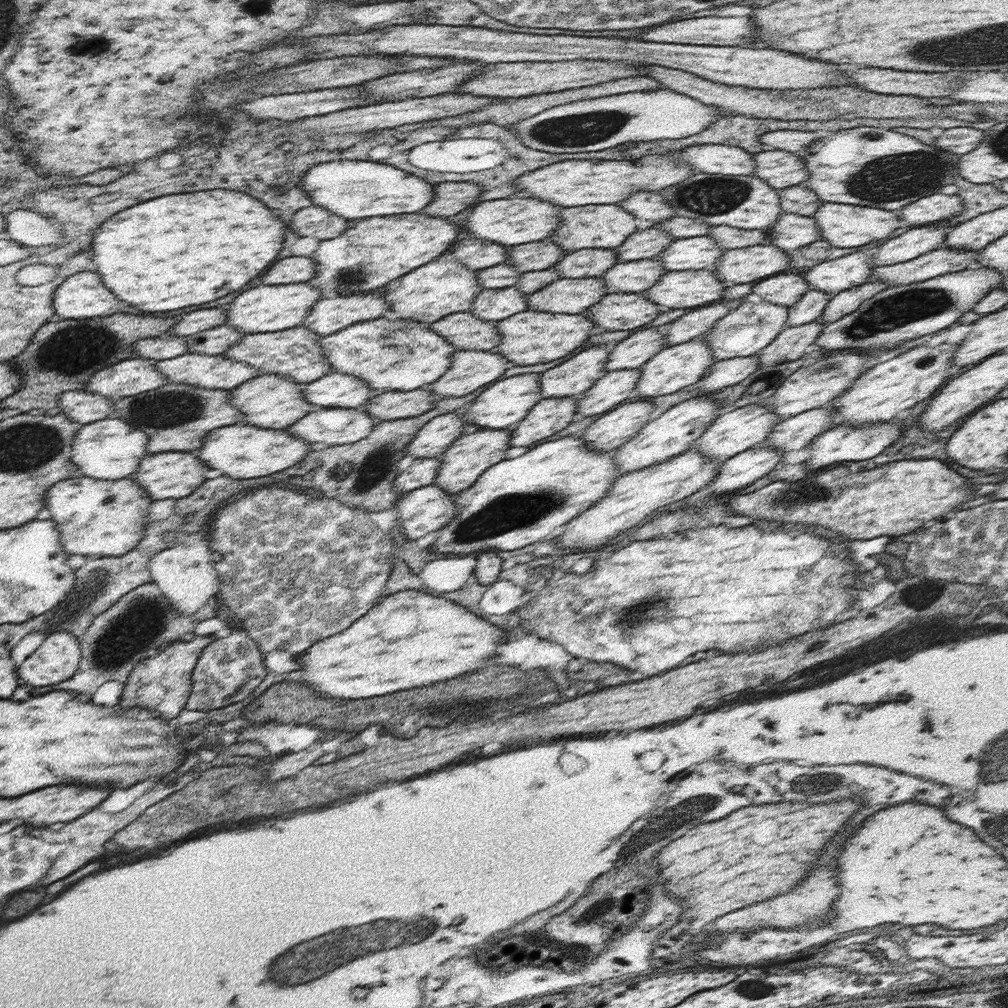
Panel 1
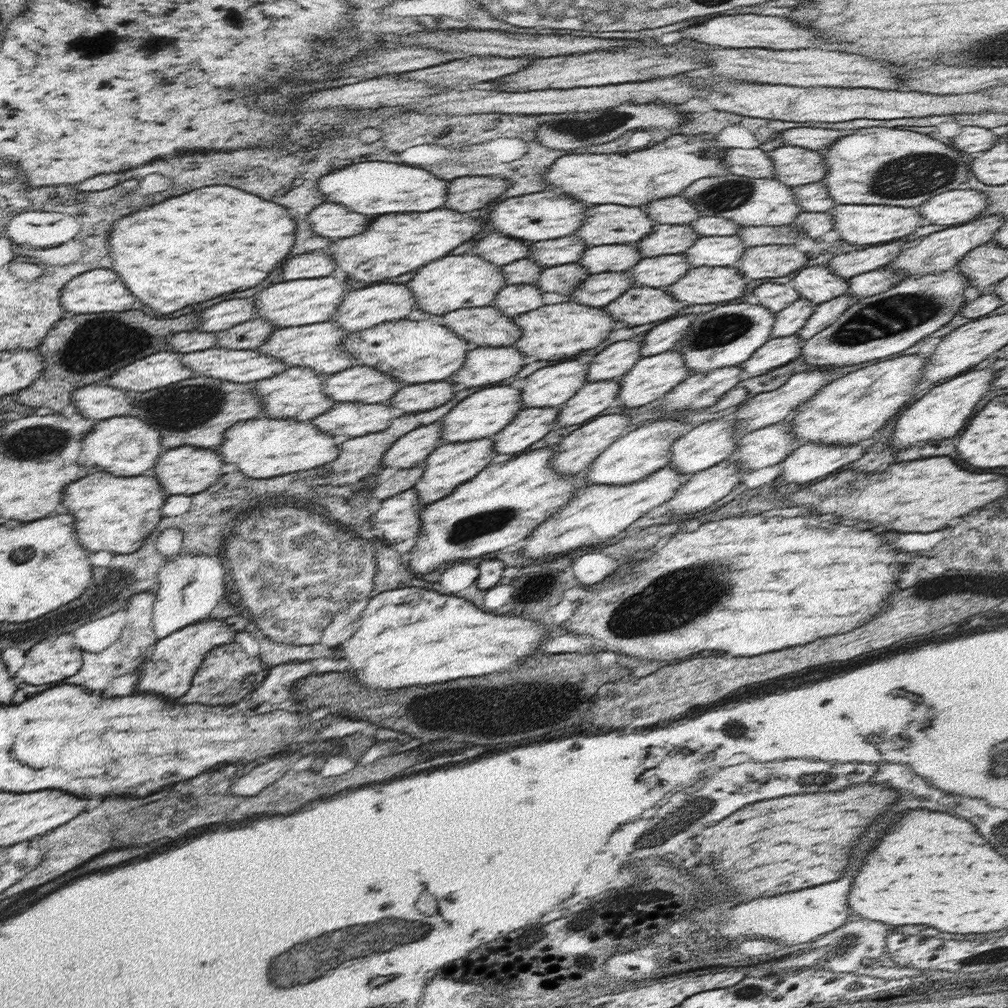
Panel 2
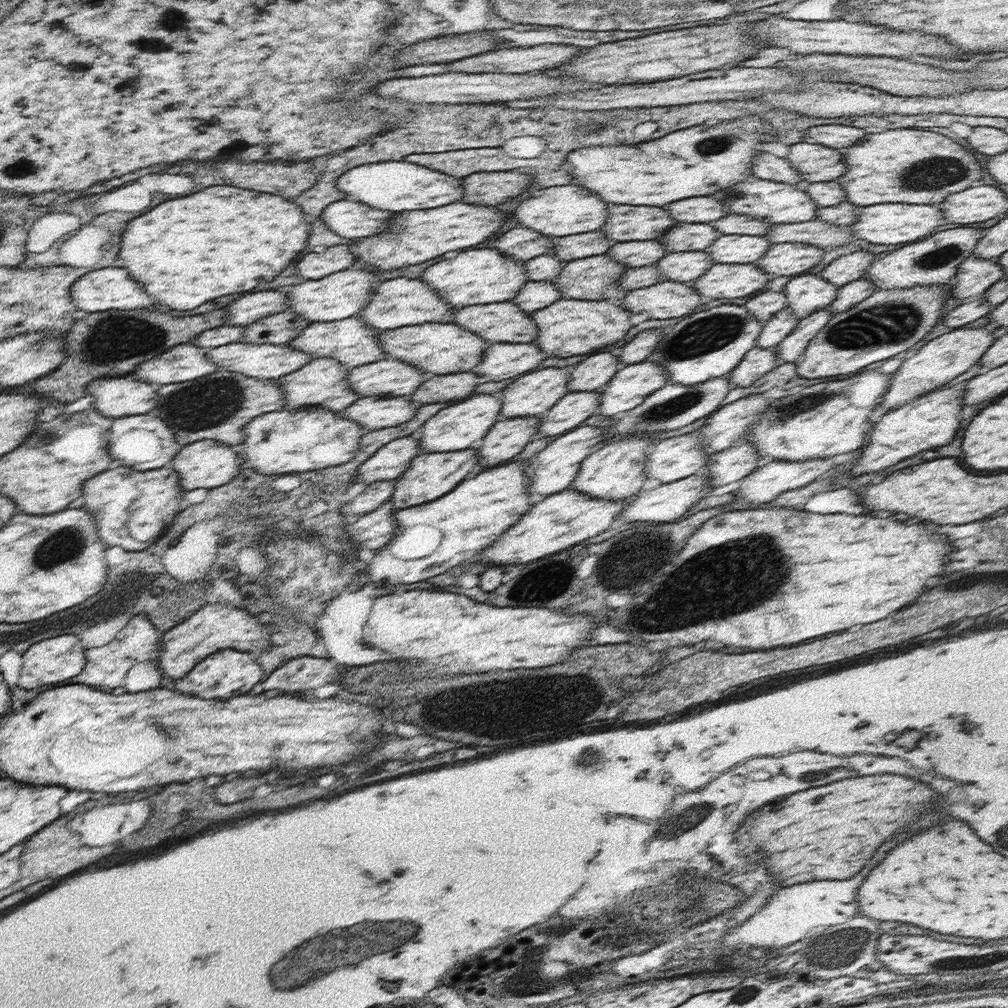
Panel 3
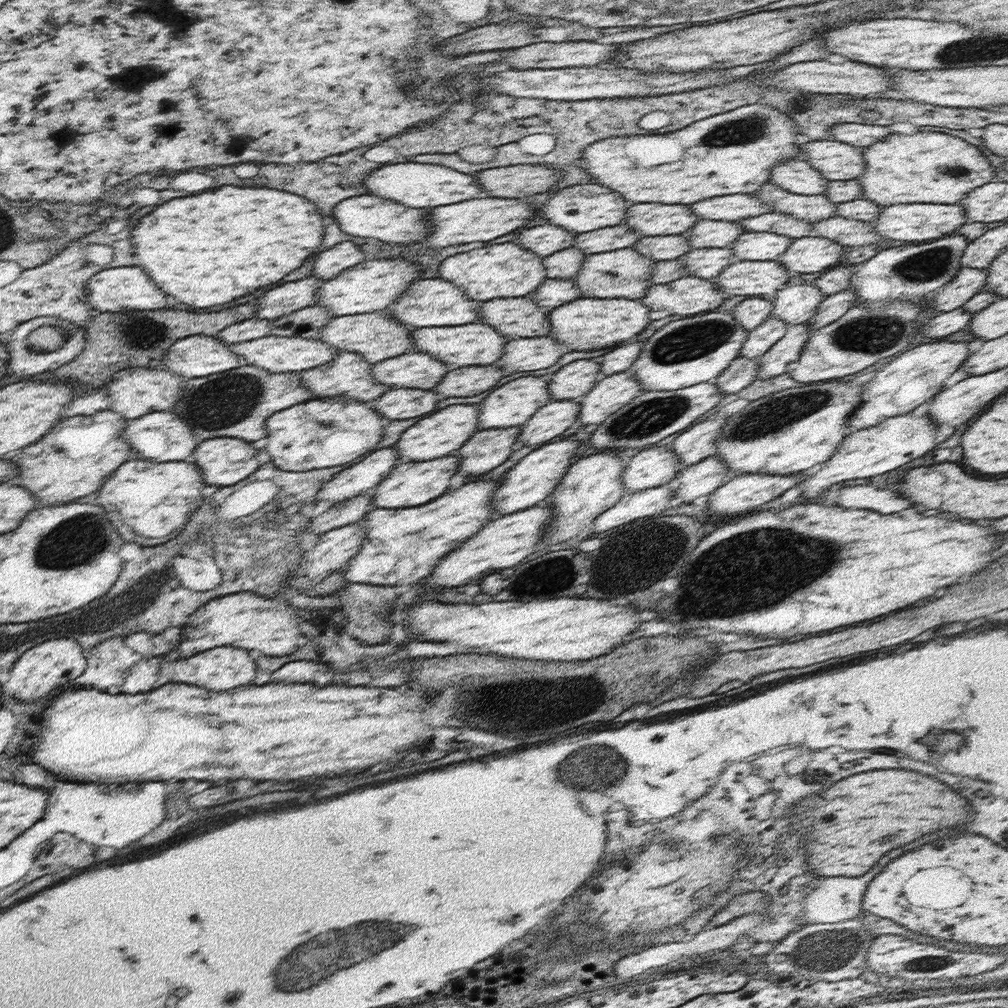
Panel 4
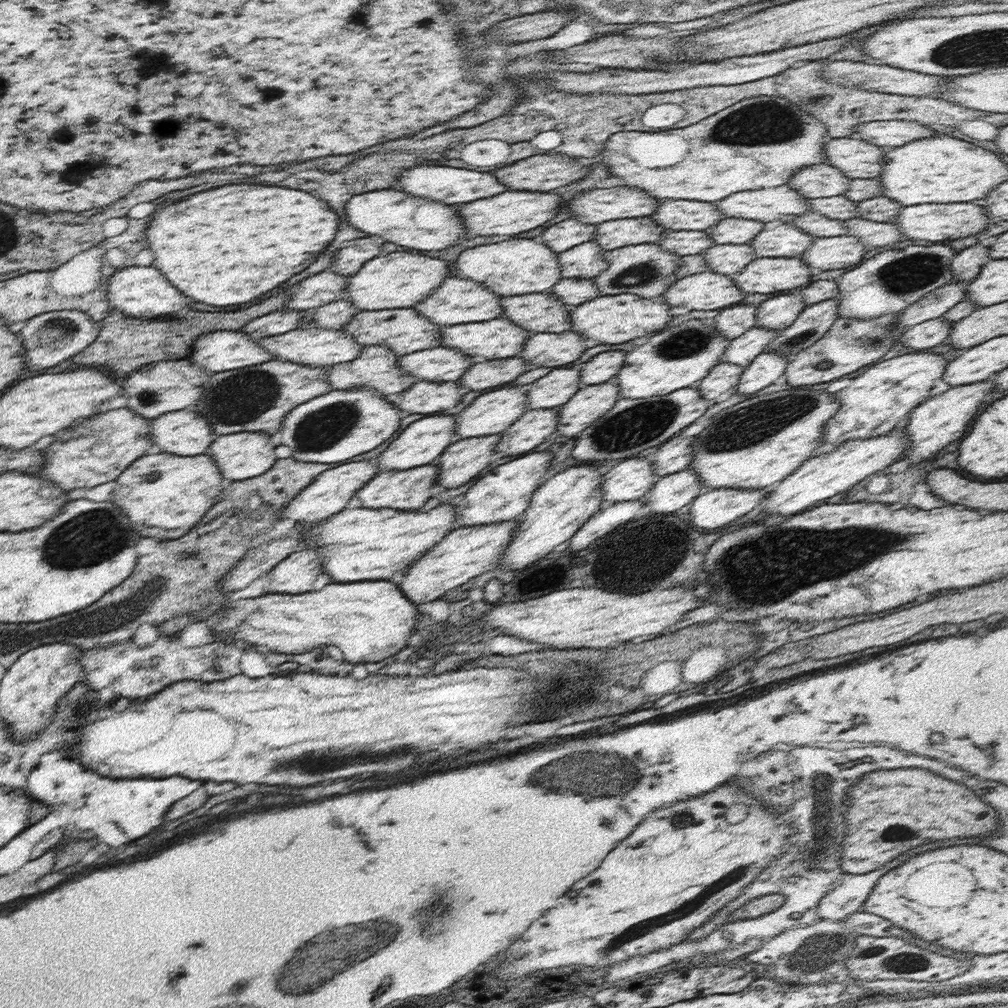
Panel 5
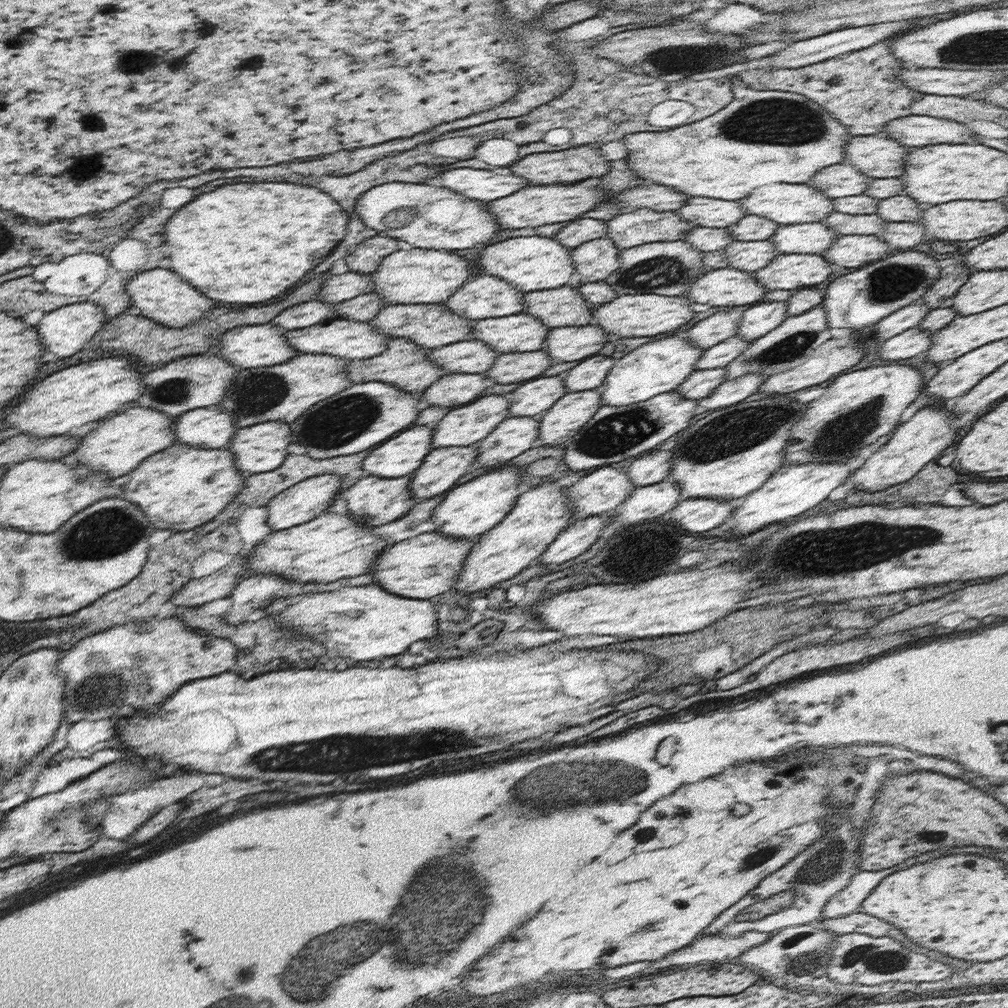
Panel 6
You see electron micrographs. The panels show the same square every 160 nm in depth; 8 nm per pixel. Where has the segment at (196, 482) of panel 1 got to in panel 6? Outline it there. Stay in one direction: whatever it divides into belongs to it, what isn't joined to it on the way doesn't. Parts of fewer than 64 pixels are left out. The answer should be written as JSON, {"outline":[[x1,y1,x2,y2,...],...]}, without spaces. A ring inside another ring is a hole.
{"outline":[[271,420,235,430,232,442,227,446,235,456,235,465,244,477,278,468,288,454,286,448,293,442,292,429,283,420]]}

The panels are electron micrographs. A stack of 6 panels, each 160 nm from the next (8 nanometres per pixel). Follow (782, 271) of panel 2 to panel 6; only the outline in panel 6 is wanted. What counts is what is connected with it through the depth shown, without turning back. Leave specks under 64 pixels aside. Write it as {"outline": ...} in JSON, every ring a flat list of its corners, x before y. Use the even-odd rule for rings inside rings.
{"outline":[[844,235,838,237,823,255,830,264,857,269,886,257,887,242,877,235]]}

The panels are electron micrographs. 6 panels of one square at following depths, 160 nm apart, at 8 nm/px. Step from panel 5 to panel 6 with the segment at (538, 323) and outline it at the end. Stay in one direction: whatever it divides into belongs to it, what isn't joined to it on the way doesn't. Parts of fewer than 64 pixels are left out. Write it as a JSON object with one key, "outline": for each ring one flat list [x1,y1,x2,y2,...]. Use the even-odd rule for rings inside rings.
{"outline":[[570,285,527,292,523,303,523,312,539,318,550,329,593,322,594,309,588,306,577,288]]}

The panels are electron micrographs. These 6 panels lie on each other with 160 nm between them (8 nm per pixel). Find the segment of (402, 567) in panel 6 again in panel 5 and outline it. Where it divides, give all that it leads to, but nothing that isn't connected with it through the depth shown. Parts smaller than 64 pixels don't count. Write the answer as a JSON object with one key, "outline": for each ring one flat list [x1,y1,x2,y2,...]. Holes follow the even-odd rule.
{"outline":[[514,520,451,530,432,550,419,558,418,562,413,562,412,568,404,576,397,578,400,590,418,606,424,602,432,602,448,590,463,586,471,578,493,570,501,562,518,525,518,520]]}

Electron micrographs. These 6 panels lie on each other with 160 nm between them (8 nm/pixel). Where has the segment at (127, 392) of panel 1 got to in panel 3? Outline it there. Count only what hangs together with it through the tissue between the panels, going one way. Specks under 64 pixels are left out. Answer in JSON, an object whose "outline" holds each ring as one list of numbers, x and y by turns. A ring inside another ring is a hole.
{"outline":[[188,342,177,344,158,356,142,361,132,373,135,379,160,388,166,384,195,380,218,369,219,366,209,359,203,348]]}

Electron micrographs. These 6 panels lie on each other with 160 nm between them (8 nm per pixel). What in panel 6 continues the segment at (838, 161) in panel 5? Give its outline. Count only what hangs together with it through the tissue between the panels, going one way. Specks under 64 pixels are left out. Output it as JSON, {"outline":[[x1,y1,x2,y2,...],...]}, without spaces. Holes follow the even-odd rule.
{"outline":[[876,135,853,136,845,146,846,162,852,163,862,174,871,178,898,178,902,176,906,148,900,141]]}

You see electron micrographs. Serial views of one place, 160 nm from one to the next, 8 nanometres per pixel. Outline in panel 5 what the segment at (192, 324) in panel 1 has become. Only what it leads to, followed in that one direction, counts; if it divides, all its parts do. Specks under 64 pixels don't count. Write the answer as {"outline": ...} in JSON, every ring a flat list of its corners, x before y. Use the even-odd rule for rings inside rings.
{"outline":[[331,270,320,271,316,276,300,282,292,290,292,298,285,308,307,311,347,298,347,280,348,277,340,276]]}

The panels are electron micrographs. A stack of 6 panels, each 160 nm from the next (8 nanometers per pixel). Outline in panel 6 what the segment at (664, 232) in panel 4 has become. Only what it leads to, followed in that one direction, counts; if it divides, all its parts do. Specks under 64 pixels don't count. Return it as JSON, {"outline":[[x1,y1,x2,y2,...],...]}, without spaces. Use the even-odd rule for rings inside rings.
{"outline":[[689,197,687,203,677,210,682,220,696,227,732,227,746,215,743,199,722,200,708,197]]}

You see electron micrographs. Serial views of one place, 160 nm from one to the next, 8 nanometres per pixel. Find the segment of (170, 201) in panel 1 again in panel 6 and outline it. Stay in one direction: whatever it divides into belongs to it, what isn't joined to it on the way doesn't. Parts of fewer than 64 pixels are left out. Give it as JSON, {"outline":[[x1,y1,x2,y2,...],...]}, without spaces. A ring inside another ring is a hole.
{"outline":[[290,182,224,184,178,210,164,228,172,270,208,298,256,304,286,292,344,240,349,214,318,188]]}

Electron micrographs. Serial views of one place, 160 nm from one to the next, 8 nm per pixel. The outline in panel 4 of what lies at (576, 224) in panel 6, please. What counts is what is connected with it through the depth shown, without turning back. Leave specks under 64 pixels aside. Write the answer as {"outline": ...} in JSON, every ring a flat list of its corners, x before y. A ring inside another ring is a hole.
{"outline":[[545,223,542,226,523,229,513,242,546,258,556,251,574,246,576,235,577,233,570,232,561,226]]}

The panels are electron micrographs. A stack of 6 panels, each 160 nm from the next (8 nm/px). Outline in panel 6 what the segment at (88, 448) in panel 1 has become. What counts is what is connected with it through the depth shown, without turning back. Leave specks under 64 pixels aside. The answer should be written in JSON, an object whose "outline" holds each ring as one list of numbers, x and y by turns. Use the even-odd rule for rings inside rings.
{"outline":[[218,405,184,412,173,422,176,442,200,449,220,449,232,442,235,418]]}

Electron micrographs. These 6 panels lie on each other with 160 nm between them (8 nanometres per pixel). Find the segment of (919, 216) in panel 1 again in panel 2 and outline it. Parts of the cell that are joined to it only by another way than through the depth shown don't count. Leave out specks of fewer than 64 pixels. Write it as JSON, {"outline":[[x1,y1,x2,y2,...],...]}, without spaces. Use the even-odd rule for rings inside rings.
{"outline":[[971,189,942,192,921,204,921,218,925,224,961,225,980,217,987,207,987,198,984,193]]}

